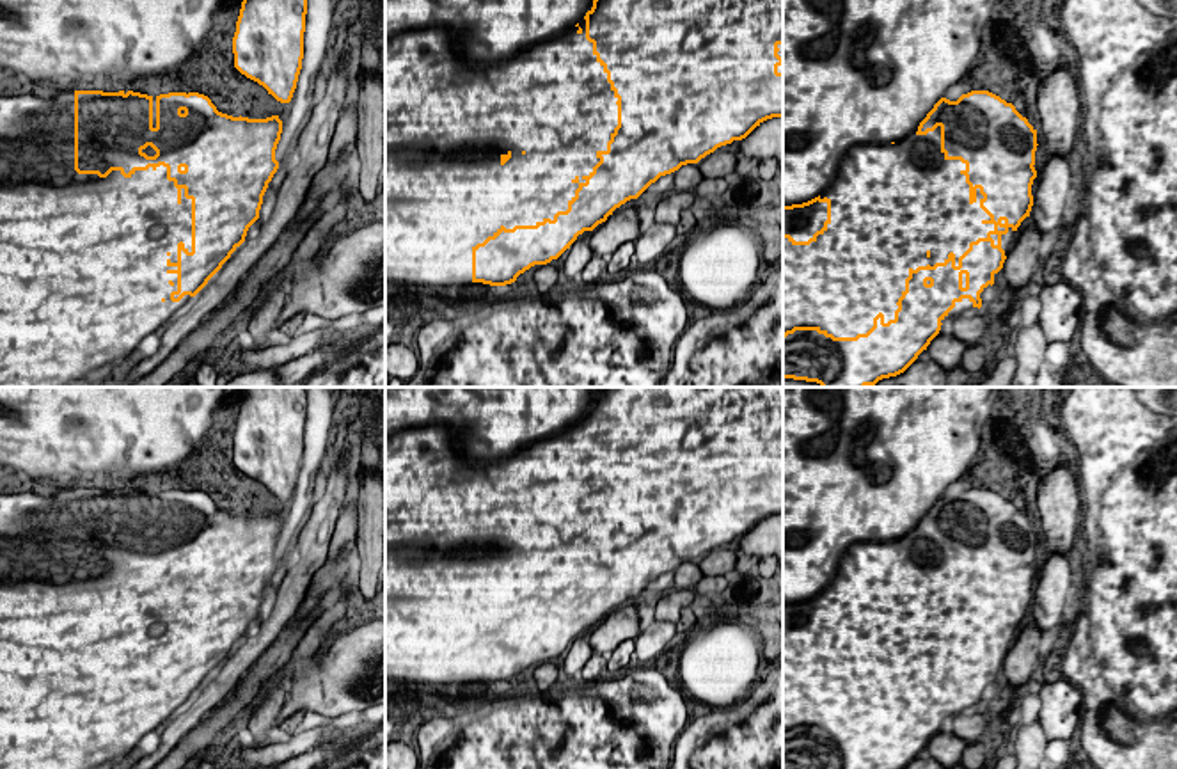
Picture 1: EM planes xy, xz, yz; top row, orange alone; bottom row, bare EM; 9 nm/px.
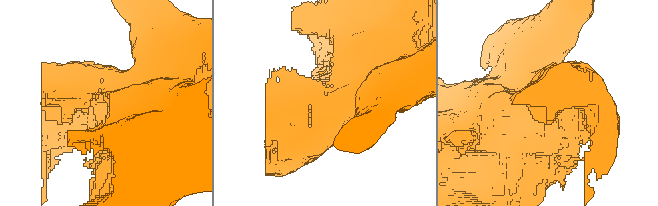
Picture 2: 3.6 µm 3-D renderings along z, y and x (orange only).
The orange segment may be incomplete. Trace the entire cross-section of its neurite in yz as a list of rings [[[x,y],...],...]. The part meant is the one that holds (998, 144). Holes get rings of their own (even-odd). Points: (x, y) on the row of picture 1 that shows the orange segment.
[[[971,91],[957,101],[941,98],[916,131],[898,142],[852,146],[843,155],[829,188],[808,202],[783,206],[783,378],[817,382],[822,387],[873,387],[882,378],[904,373],[927,350],[948,318],[980,309],[983,291],[994,284],[1015,243],[1017,227],[1030,217],[1037,146],[1037,130],[999,96]]]

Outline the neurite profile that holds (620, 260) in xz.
[[[628,242],[618,247],[614,254],[611,254],[611,261],[607,263],[607,272],[611,275],[625,270],[634,256],[636,243]]]

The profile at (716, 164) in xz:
[[[710,153],[698,162],[703,178],[735,178],[739,155],[733,153]]]

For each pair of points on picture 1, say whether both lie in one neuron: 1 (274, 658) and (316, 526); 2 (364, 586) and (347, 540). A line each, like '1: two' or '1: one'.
1: two
2: two

